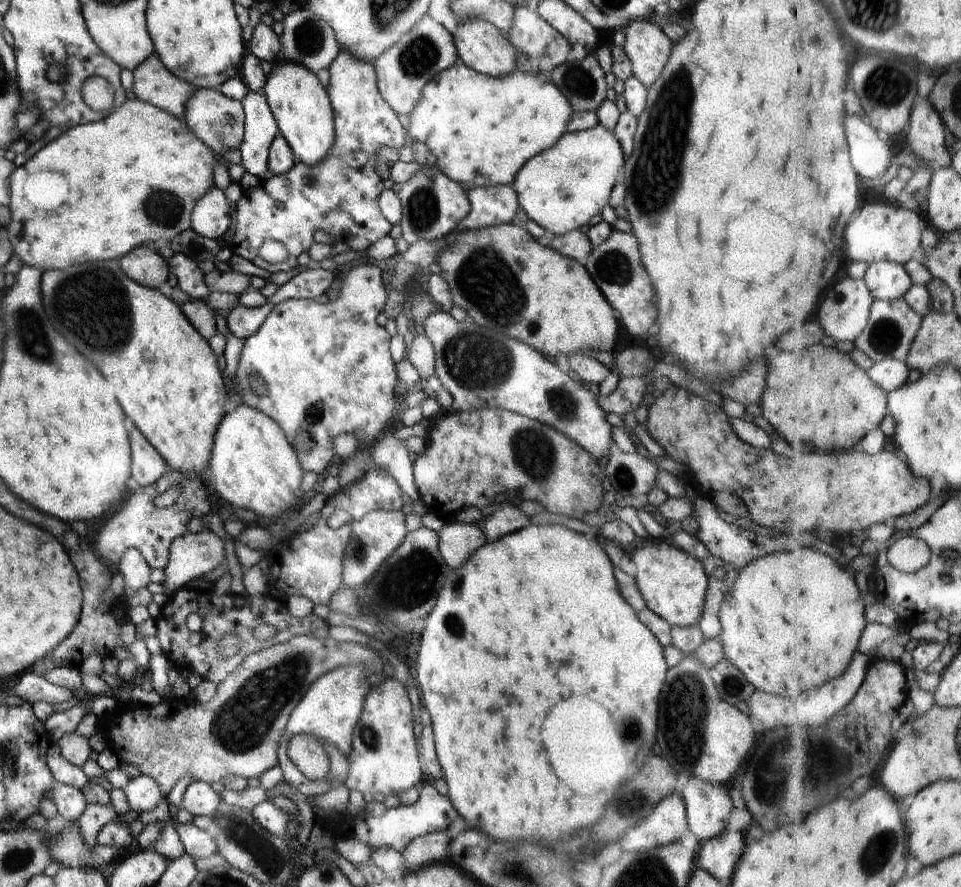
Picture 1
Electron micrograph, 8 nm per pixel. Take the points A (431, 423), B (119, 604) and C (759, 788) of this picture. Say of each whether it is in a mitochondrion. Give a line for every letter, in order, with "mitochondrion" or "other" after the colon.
A: other
B: other
C: mitochondrion

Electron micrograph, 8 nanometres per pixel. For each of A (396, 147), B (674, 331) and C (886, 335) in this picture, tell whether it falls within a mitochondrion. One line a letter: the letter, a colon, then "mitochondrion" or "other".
A: other
B: other
C: mitochondrion

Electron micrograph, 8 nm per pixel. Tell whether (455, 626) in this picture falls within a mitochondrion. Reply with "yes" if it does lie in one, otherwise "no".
yes

